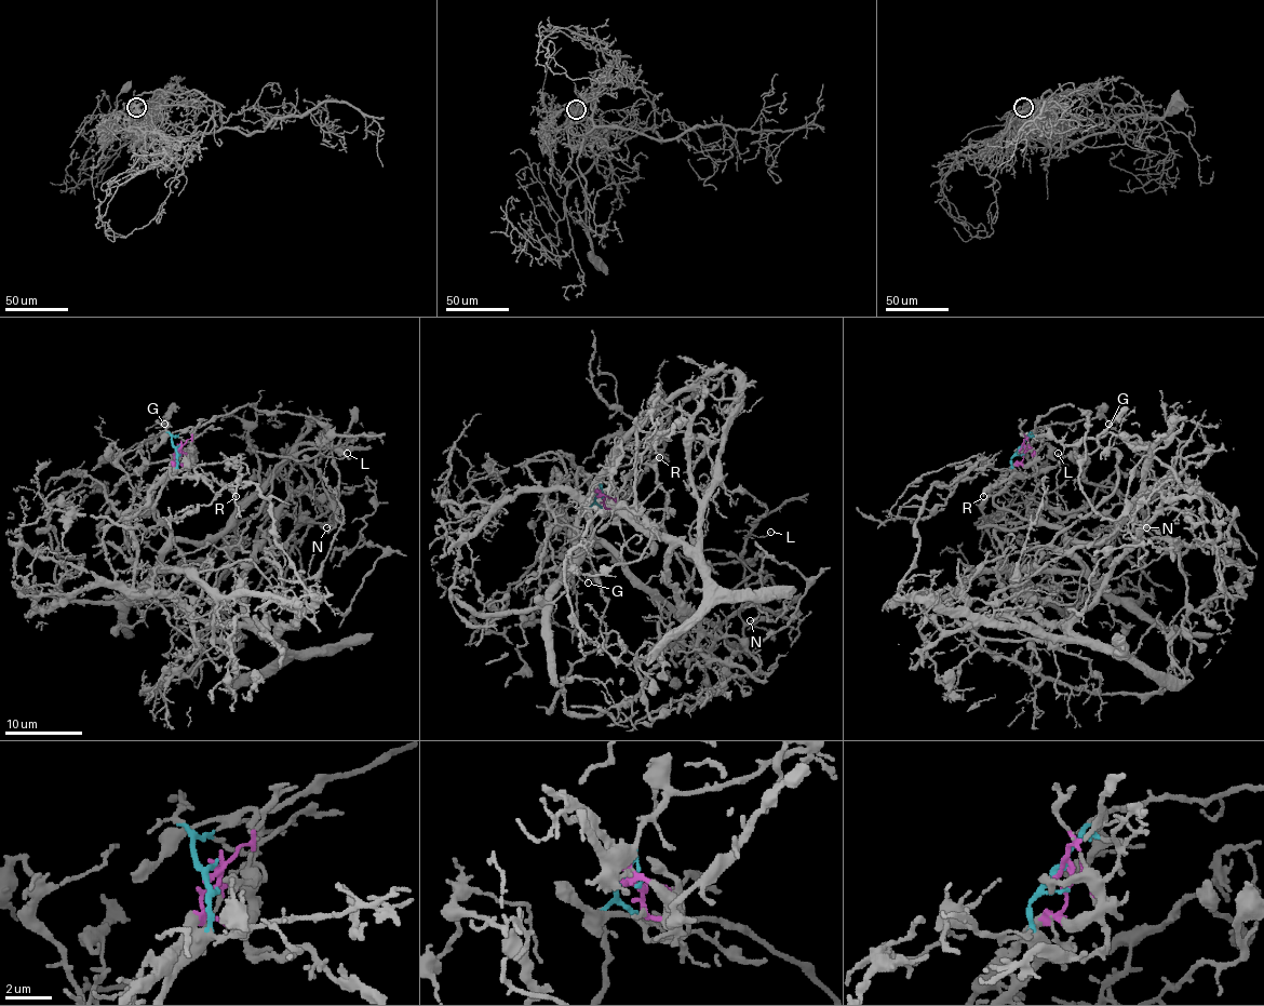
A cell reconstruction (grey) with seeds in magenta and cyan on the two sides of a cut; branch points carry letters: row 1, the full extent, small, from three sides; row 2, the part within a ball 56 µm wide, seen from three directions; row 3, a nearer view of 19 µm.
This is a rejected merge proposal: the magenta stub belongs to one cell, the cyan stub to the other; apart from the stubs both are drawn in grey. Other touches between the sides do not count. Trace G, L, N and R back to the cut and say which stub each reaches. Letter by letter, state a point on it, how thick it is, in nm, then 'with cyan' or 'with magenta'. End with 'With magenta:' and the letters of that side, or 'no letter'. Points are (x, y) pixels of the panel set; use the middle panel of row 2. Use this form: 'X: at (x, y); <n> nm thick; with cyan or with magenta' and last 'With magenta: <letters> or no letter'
G: at (588, 582); 120 nm thick; with cyan
L: at (770, 532); 110 nm thick; with cyan
N: at (750, 620); 220 nm thick; with magenta
R: at (659, 457); 320 nm thick; with magenta
With magenta: N, R

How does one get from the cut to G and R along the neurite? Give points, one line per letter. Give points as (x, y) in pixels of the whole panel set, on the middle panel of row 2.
G: (600, 494), (590, 509), (592, 528), (580, 552), (592, 567), (588, 584)
R: (600, 494), (605, 508), (614, 509), (660, 457)

